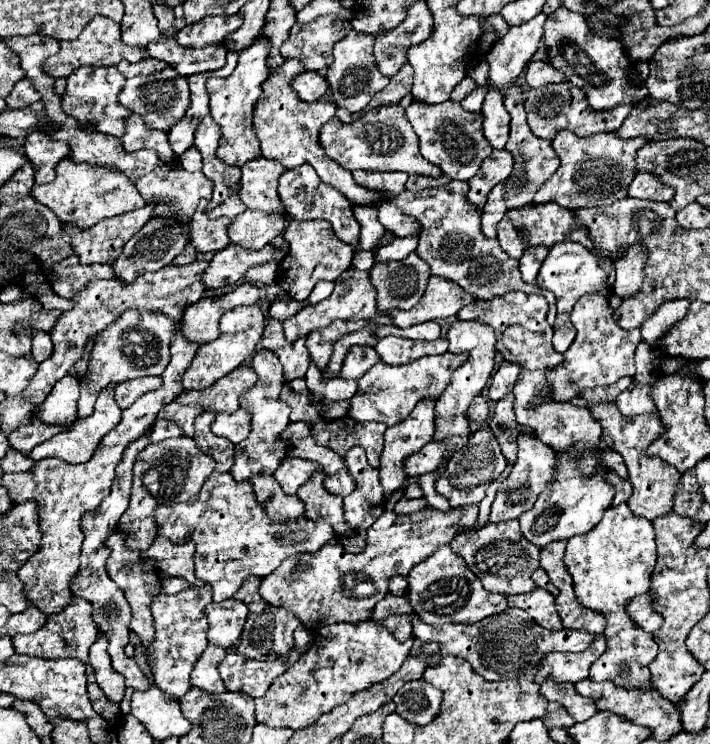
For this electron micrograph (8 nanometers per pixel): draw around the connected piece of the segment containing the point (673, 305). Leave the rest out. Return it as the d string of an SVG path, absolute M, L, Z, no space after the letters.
M668 300L664 302L642 326L642 340L650 346L656 346L660 342L660 336L672 328L672 324L676 324L676 320L682 320L684 314L688 312L690 302L688 300Z

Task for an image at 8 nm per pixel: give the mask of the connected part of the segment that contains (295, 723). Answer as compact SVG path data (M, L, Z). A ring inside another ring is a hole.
M372 620L324 626L314 634L310 650L270 684L266 696L256 700L256 720L270 728L306 728L322 714L348 702L356 692L392 676L408 658L412 642L412 638L398 642L384 626L378 626Z

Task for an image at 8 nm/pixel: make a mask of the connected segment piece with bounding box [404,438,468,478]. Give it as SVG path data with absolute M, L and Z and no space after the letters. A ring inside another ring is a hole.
M450 438L444 444L428 442L420 452L416 452L416 454L408 456L408 460L404 460L404 470L410 478L432 472L432 470L438 468L438 464L444 460L444 456L454 454L466 442L468 442L468 438Z

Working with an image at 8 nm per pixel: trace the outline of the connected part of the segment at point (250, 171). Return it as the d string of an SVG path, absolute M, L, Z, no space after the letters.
M262 156L244 164L240 180L240 200L250 210L262 212L282 210L282 202L276 192L278 178L282 176L282 172L284 166L278 160L268 160Z

